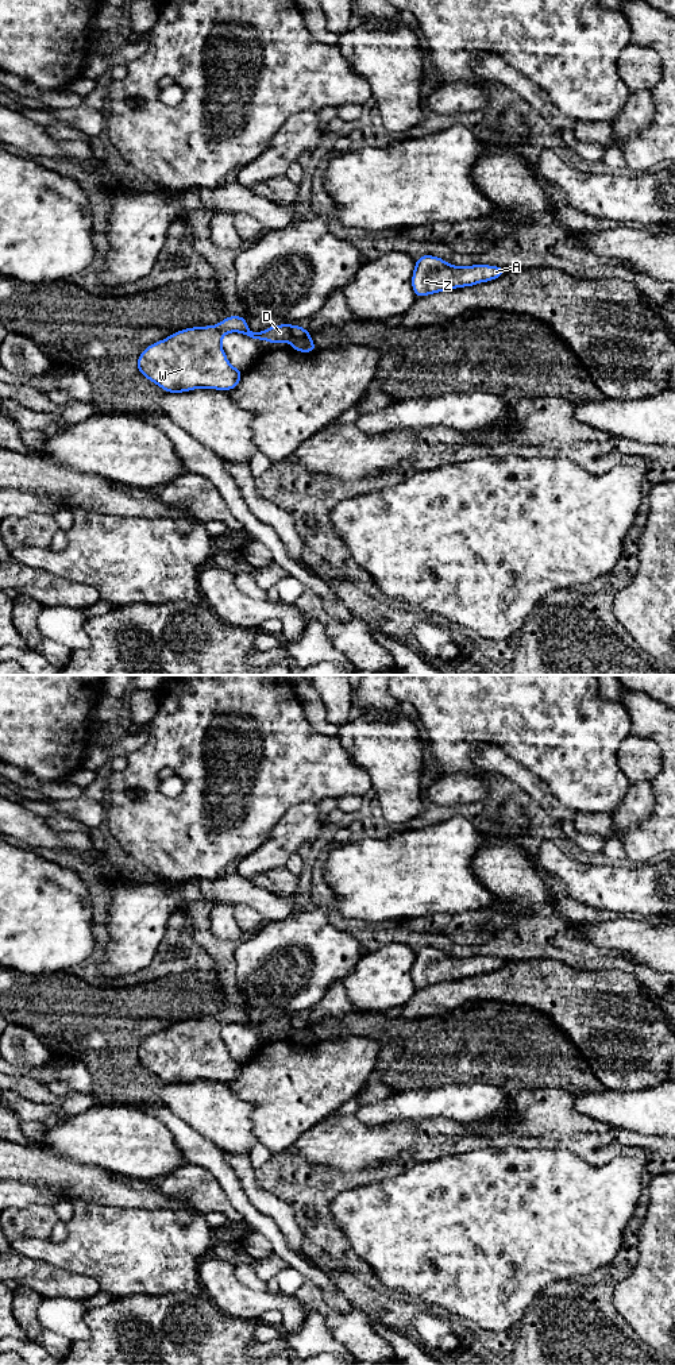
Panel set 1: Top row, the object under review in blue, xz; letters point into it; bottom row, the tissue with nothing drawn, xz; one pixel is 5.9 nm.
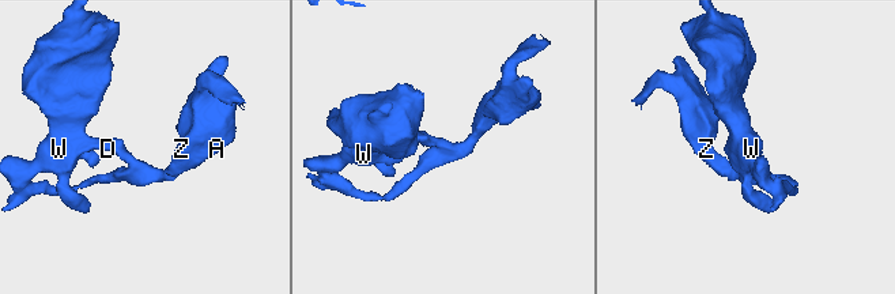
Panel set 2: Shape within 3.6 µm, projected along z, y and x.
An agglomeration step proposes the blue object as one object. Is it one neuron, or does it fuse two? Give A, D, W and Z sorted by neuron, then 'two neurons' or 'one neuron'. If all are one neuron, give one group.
A Z / D W | two neurons

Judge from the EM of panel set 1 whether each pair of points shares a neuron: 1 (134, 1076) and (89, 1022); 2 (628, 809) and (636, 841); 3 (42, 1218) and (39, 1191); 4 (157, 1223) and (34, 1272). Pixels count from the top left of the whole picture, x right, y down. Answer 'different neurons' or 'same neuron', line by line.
1: same neuron
2: different neurons
3: different neurons
4: different neurons

